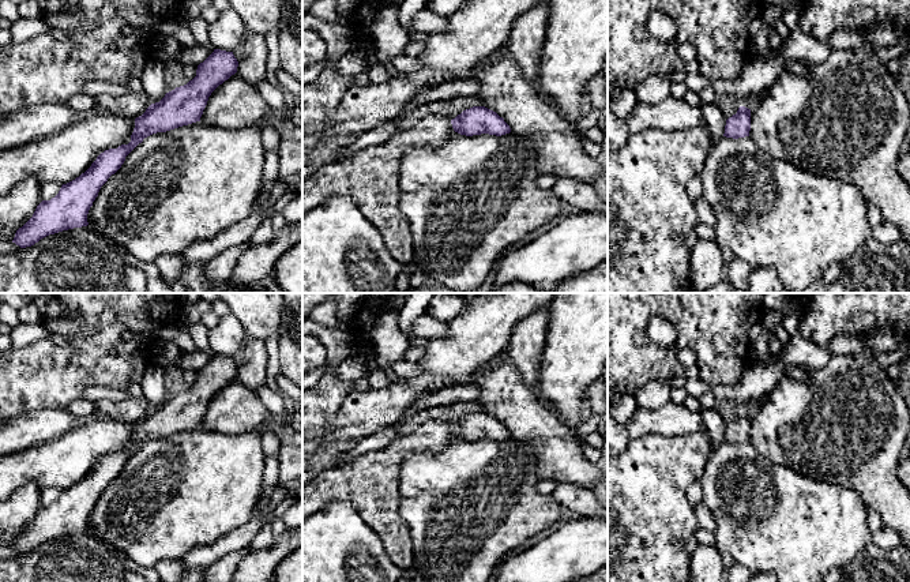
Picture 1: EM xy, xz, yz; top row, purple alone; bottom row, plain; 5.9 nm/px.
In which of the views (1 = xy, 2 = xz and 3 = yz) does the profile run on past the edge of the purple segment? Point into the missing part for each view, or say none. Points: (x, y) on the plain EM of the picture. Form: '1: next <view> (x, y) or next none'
1: next none
2: next none
3: next none

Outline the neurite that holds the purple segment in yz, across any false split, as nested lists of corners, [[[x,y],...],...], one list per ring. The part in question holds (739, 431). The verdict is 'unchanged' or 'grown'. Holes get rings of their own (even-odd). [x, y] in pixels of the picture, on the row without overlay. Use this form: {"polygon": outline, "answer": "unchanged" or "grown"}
{"polygon": [[[740,412],[737,418],[726,425],[725,439],[726,443],[745,443],[751,436],[751,414]]], "answer": "unchanged"}

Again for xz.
{"polygon": [[[473,412],[451,425],[455,438],[466,442],[489,439],[501,442],[511,438],[509,431],[496,417]]], "answer": "unchanged"}

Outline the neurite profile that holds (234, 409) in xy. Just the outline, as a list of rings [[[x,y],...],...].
[[[234,379],[211,398],[200,427],[223,435],[240,435],[260,429],[268,416],[256,393]]]

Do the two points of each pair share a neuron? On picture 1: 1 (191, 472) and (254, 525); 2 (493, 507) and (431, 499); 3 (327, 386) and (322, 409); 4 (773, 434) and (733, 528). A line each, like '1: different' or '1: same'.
1: different
2: same
3: same
4: different

